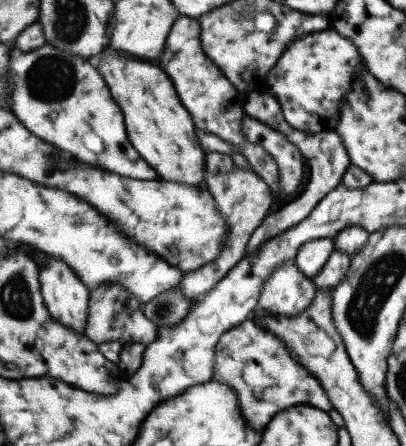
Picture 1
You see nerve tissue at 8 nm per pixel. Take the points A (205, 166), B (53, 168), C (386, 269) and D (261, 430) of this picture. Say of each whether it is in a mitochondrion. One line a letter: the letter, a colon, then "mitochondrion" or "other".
A: other
B: other
C: mitochondrion
D: other

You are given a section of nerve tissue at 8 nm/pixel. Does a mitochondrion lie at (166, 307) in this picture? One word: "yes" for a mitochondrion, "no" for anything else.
yes

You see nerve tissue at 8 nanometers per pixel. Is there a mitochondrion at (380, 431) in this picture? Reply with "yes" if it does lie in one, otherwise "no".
no

